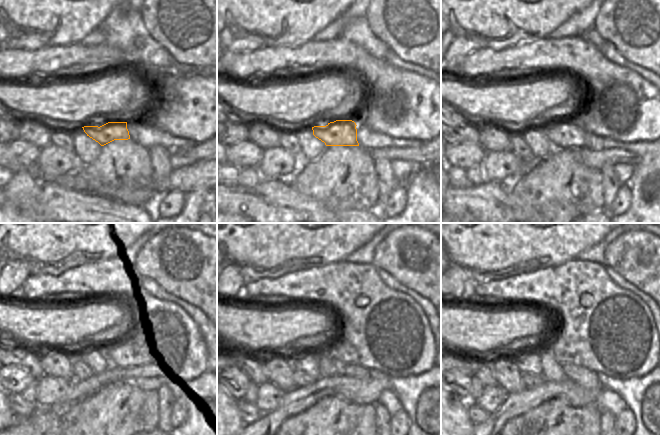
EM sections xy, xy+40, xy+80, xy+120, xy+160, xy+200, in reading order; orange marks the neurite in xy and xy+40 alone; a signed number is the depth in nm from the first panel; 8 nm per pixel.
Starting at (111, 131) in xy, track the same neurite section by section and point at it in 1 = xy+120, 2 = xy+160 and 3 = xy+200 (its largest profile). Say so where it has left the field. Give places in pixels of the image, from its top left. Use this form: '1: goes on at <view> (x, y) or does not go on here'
1: goes on at xy+120 (122, 357)
2: goes on at xy+160 (354, 370)
3: goes on at xy+200 (585, 377)

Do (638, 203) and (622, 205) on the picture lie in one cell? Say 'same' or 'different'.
different

